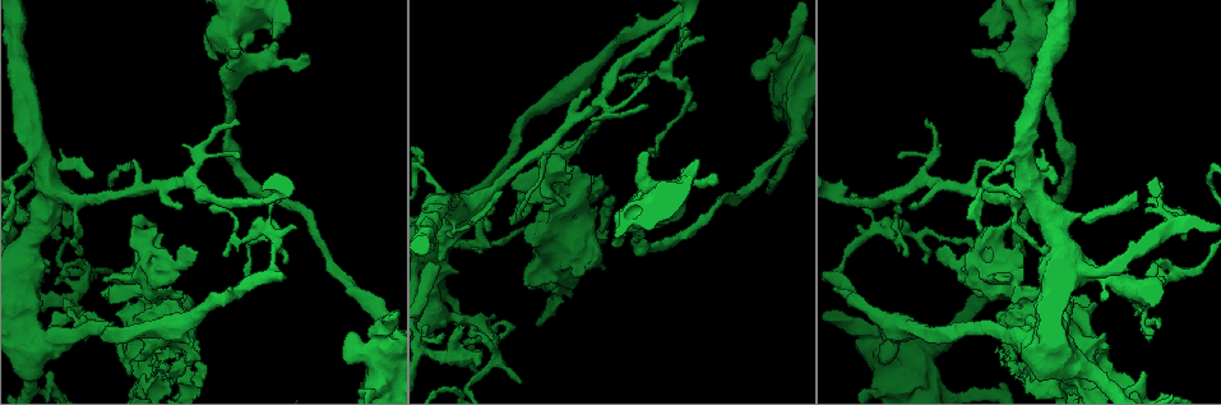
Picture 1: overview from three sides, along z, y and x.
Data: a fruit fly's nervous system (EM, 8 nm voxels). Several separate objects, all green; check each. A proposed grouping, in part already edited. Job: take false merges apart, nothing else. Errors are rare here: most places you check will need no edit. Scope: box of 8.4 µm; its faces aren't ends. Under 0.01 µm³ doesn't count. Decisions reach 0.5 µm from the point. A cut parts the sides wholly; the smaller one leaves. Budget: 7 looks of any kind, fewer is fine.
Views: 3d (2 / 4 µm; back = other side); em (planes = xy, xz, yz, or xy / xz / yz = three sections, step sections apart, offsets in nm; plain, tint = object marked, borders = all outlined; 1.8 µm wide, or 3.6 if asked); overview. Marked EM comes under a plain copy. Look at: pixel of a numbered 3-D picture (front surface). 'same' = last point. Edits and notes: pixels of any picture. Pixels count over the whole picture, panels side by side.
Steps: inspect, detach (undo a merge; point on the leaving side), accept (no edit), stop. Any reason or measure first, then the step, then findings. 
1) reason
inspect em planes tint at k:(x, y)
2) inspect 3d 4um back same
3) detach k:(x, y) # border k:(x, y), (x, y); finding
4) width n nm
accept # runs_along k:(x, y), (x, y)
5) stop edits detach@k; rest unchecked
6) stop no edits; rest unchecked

three-way junction
inspect 3d 4um back at 1:(431, 291)

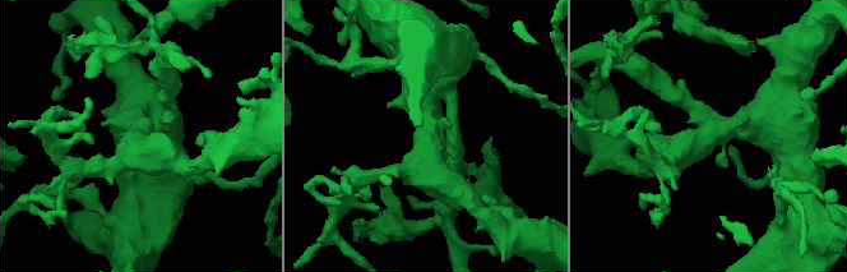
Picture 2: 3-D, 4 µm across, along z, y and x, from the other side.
inspect em 3.6um planes tint at 2:(143, 128)

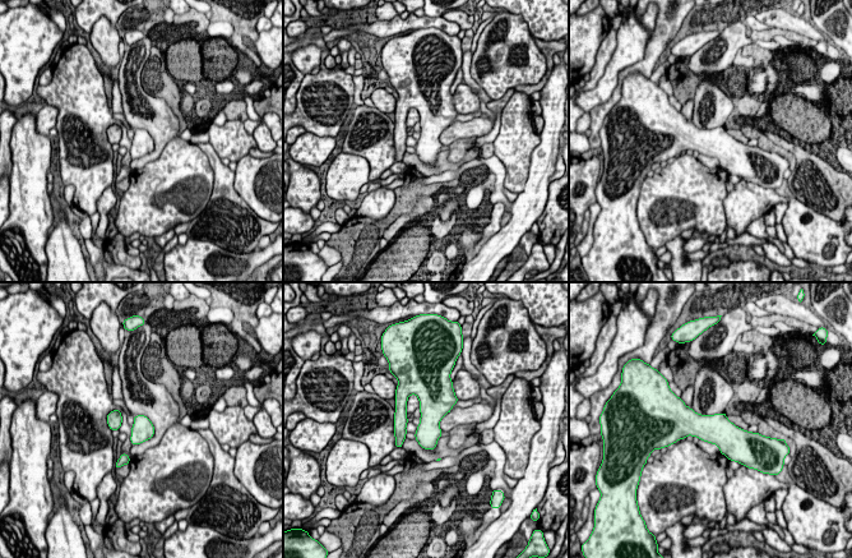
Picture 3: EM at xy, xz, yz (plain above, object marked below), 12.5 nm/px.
accept # all the same neuron

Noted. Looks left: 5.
abrupt turn
inspect 3d 4um at 1:(554, 152)

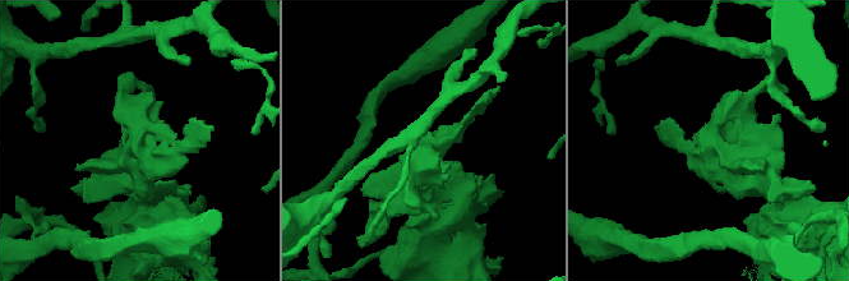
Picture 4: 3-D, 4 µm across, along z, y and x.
now the EM
inspect em 3.6um planes tint at 4:(715, 156)

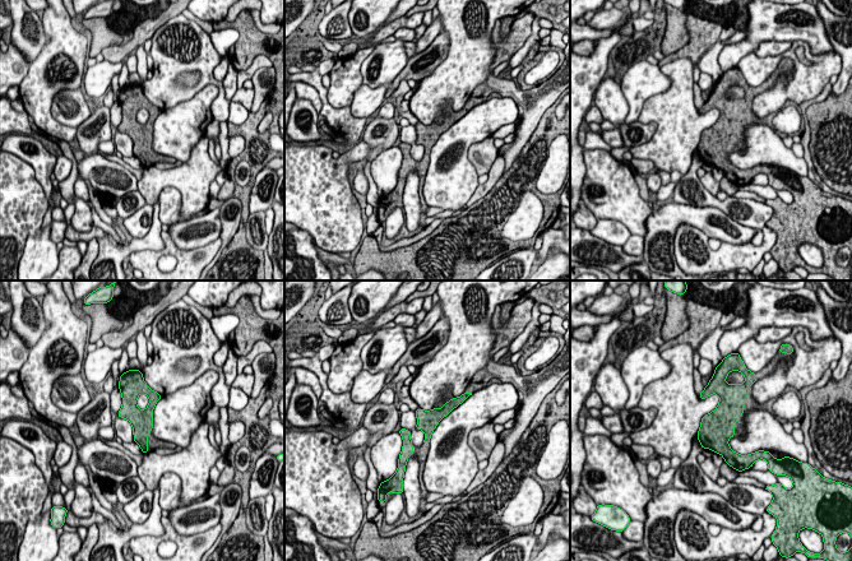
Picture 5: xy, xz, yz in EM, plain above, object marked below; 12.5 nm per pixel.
width 260 nm
accept # all the same neuron

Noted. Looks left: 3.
inspect 3d 4um at 1:(876, 353)

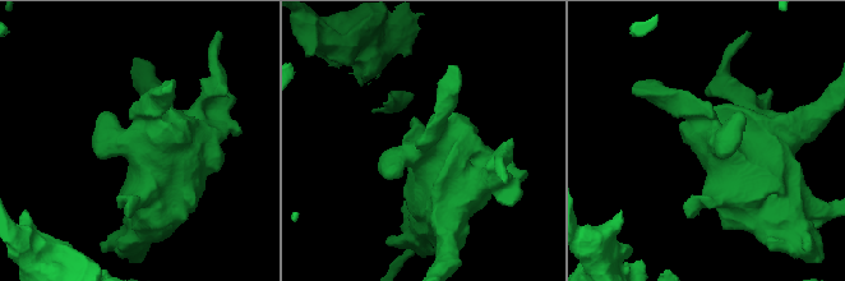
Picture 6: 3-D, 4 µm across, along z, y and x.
need the tissue
inspect em 3.6um planes tint at 6:(441, 142)

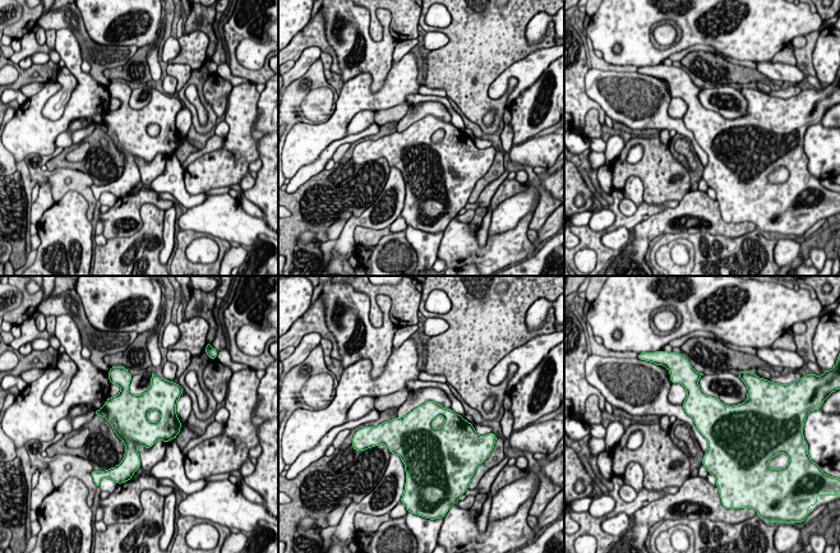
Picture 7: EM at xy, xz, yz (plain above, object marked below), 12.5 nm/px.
accept # all the same neuron

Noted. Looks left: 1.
stop no edits; rest unchecked

